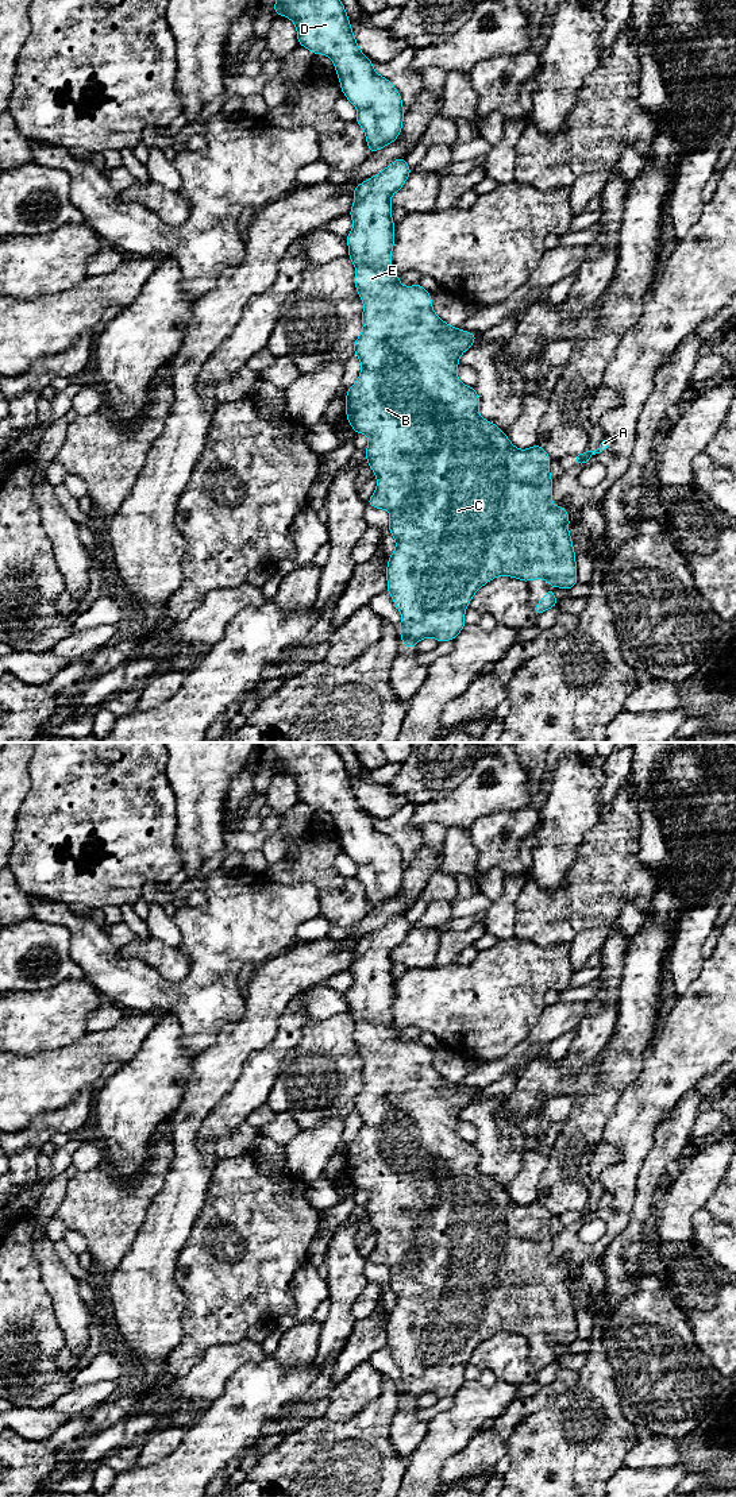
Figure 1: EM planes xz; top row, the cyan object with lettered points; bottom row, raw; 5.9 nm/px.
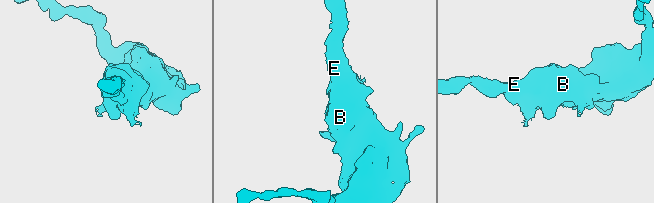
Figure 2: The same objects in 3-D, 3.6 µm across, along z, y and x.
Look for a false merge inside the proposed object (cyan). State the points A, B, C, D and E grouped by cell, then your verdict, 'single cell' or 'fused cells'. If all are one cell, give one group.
A B C D E; single cell

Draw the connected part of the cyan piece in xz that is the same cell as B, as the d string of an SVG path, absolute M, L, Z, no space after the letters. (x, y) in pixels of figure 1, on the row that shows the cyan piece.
M405 158L393 161L381 173L357 185L354 189L354 204L348 215L354 221L351 232L346 236L348 244L348 256L355 266L355 289L363 302L362 323L363 331L359 337L354 342L354 354L362 363L362 371L355 383L347 390L346 396L346 414L348 424L352 427L355 433L363 433L369 437L369 445L365 450L369 467L377 477L377 489L369 498L367 505L385 509L390 513L389 530L396 540L396 551L389 556L386 567L388 589L396 607L402 616L398 630L404 647L415 648L415 645L425 638L433 637L439 643L454 640L461 630L465 628L465 611L474 594L488 582L496 576L512 576L523 582L532 579L546 579L548 583L558 586L563 590L574 587L577 580L577 563L575 552L569 533L570 518L567 510L562 506L552 505L552 478L550 475L551 458L540 447L535 444L528 450L519 450L510 441L509 437L501 431L494 423L490 423L479 416L479 396L475 387L469 387L458 379L458 363L459 356L473 347L477 335L454 328L444 323L432 308L432 298L428 290L420 283L413 286L402 286L400 283L400 275L390 270L392 266L392 250L394 246L394 221L392 220L392 204L390 197L398 192L411 174Z

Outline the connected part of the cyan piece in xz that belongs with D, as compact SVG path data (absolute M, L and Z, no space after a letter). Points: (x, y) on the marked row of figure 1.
M275 0L275 15L289 18L297 30L298 45L312 54L324 54L335 65L342 93L358 109L355 123L366 135L369 151L375 153L393 143L404 121L402 100L394 85L375 73L371 59L358 47L346 8L340 0Z

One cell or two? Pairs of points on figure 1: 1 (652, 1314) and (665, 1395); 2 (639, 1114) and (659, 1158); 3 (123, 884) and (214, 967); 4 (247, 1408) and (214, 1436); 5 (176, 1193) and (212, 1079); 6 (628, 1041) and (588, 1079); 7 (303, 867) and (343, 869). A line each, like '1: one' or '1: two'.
1: one
2: two
3: two
4: one
5: one
6: two
7: two

